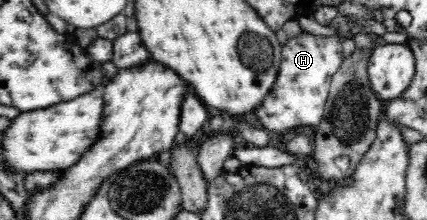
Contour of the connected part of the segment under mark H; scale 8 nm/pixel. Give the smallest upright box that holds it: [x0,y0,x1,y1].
[250,33,344,134]

